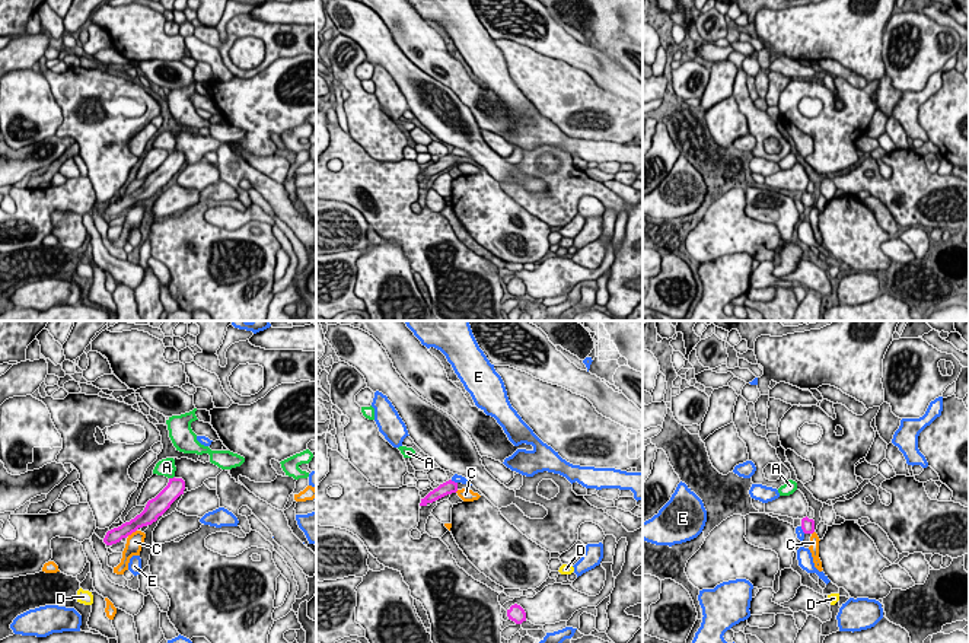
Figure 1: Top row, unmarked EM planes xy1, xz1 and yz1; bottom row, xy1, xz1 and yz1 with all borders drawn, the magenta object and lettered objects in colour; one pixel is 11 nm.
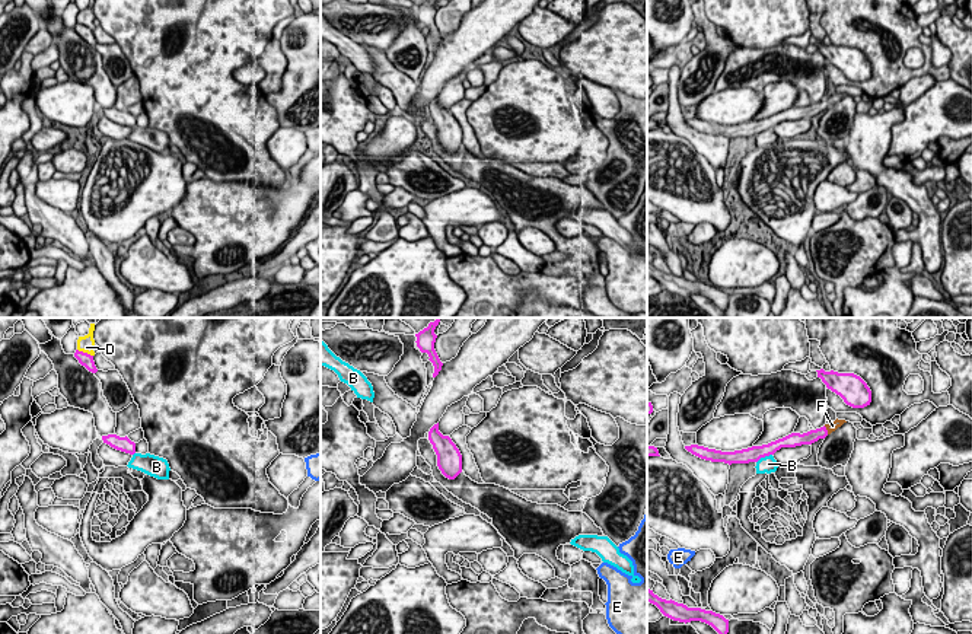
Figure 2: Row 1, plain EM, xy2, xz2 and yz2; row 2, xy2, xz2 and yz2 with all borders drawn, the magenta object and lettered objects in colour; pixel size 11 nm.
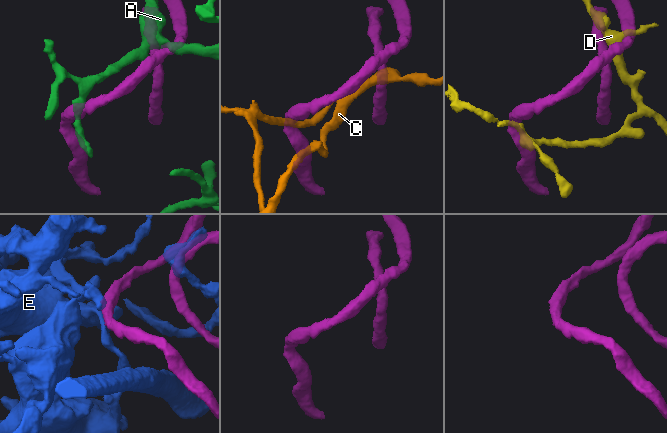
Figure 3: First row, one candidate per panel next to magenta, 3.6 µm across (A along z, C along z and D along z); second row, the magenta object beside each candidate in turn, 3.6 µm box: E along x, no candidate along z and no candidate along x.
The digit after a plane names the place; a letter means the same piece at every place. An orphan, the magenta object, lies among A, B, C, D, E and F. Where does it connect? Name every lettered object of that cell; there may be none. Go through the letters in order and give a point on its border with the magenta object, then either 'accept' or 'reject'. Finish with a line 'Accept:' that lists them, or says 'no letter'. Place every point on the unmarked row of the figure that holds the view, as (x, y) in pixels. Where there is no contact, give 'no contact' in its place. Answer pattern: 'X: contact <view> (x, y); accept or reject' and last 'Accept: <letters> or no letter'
A: contact xy1 (171, 152); reject
B: contact yz2 (764, 130); reject
C: contact xy1 (131, 206); reject
D: contact xy2 (85, 26); reject
E: contact yz1 (802, 201); reject
F: contact yz2 (827, 104); accept
Accept: F

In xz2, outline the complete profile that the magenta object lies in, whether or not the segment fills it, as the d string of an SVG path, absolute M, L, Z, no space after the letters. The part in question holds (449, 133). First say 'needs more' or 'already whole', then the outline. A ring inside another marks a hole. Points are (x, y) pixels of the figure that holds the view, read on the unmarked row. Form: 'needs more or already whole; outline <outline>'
already whole; outline M439 96L428 105L428 114L437 128L437 140L442 147L455 153L462 146L462 128L449 109L439 105Z

